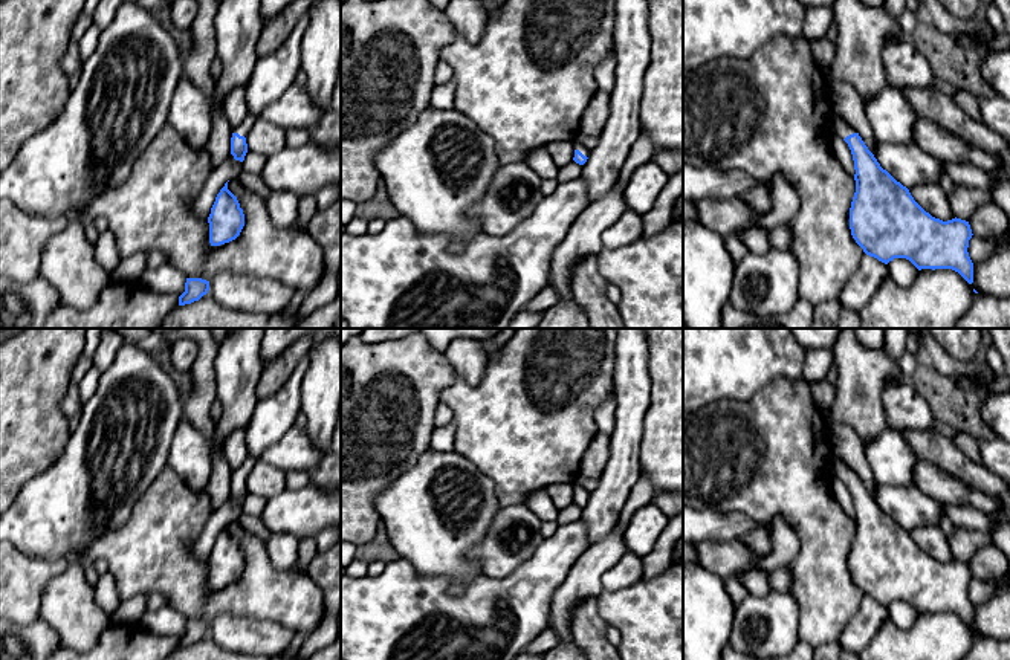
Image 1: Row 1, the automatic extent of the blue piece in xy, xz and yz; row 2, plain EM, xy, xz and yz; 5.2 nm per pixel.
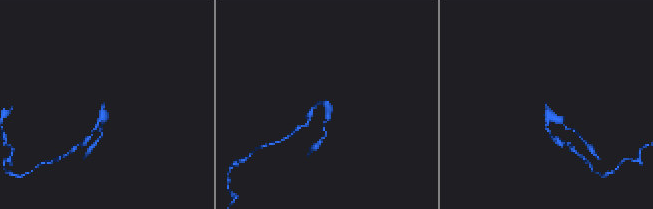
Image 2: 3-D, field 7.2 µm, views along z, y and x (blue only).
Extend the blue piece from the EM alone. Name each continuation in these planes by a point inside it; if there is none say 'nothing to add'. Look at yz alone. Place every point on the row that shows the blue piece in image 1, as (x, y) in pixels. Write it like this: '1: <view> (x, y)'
1: yz (839, 126)

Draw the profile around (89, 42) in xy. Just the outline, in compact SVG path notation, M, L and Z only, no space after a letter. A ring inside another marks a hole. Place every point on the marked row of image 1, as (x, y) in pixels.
M92 24L83 38L78 43L79 47L79 57L83 61L86 61L98 47L99 38L101 38L102 29L99 29L96 24Z

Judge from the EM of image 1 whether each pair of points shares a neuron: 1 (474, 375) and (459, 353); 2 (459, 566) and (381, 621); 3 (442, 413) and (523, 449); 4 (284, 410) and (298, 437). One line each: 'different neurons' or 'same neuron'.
1: same neuron
2: different neurons
3: different neurons
4: different neurons

